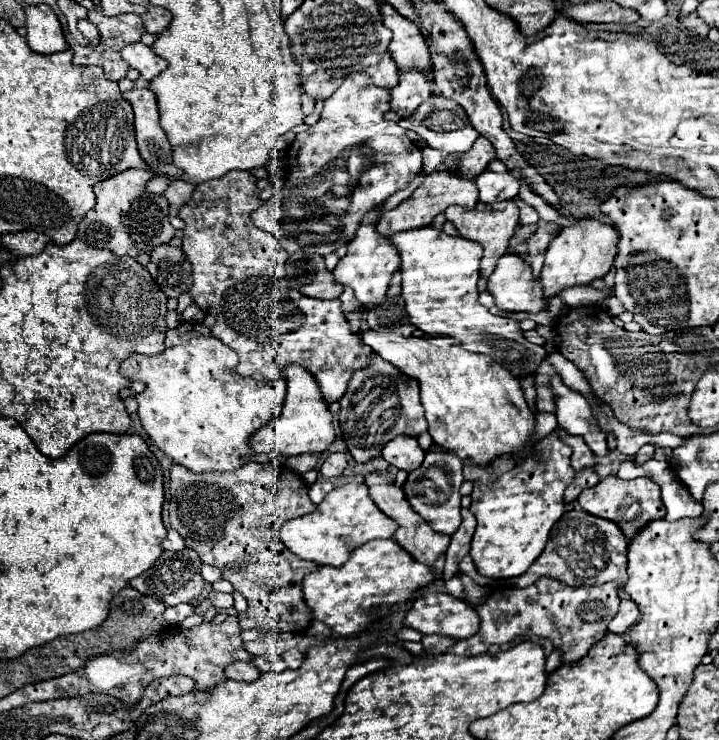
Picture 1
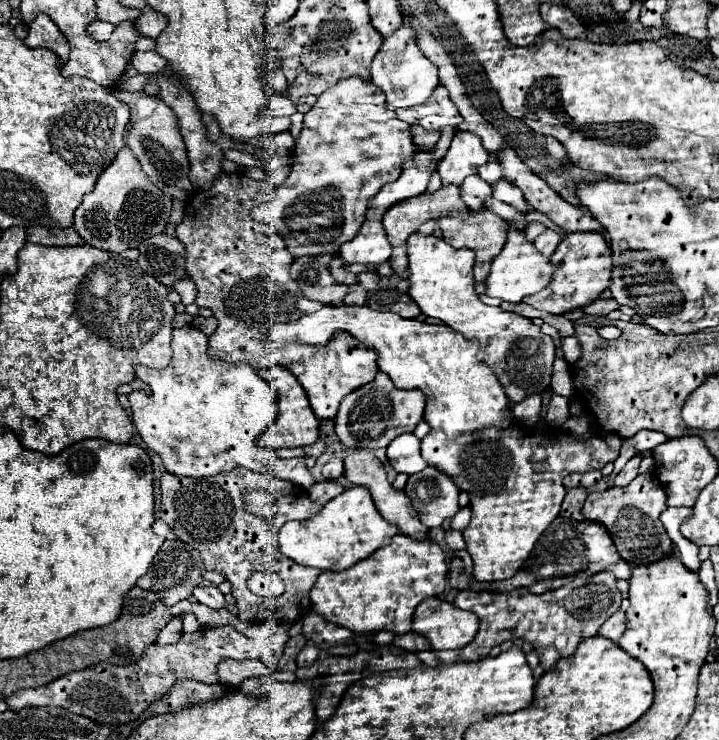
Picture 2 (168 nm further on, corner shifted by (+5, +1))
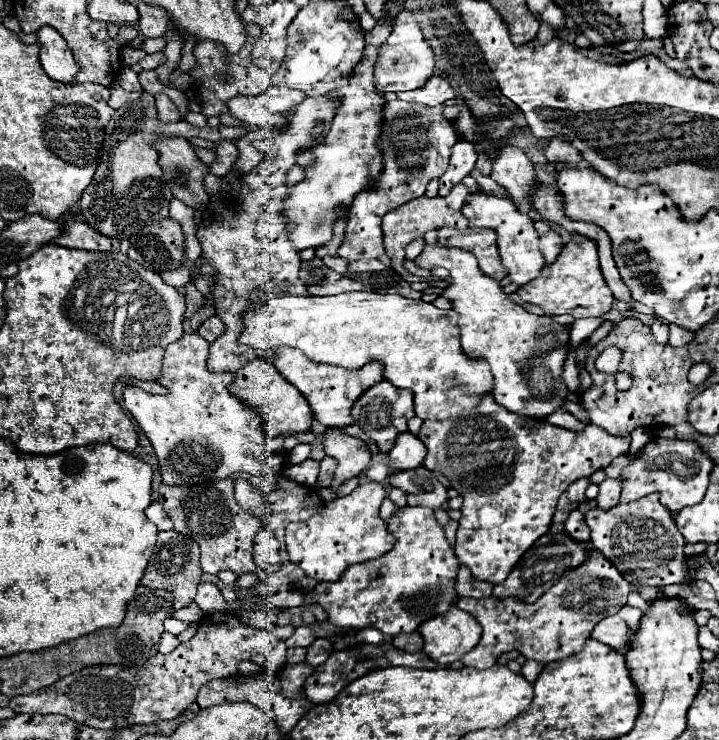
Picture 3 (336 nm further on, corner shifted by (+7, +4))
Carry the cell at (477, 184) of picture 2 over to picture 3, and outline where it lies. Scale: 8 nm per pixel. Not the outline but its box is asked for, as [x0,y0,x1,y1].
[446,182,470,210]

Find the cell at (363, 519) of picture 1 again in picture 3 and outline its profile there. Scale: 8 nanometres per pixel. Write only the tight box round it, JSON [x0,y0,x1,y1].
[284,482,396,582]

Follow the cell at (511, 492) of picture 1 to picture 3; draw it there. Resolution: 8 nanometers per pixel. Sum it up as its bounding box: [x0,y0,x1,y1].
[418,396,630,584]

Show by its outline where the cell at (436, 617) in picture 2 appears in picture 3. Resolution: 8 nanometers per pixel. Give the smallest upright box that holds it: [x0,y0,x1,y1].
[418,606,482,666]

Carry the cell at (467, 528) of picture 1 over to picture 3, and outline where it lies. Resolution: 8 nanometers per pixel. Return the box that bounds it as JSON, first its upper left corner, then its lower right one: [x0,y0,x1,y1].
[456,564,492,598]

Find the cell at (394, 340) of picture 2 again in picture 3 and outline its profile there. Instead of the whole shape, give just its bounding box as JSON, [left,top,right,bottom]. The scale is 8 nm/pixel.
[238,292,494,420]

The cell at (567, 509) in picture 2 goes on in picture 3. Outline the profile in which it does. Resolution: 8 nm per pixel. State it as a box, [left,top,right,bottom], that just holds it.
[564,508,590,542]

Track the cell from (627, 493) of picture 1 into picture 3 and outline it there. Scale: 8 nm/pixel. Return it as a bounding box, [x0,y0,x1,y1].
[584,494,688,586]

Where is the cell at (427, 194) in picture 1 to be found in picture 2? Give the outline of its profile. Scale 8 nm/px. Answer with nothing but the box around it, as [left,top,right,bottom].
[384,185,470,275]

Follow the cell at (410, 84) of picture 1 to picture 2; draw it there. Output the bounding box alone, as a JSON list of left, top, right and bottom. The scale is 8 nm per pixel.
[372,25,438,107]

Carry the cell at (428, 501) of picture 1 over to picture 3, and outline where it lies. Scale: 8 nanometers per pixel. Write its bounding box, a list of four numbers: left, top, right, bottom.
[390,470,448,510]

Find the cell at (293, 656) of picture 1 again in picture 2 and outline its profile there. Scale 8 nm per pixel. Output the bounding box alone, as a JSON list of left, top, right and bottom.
[296,645,318,667]

